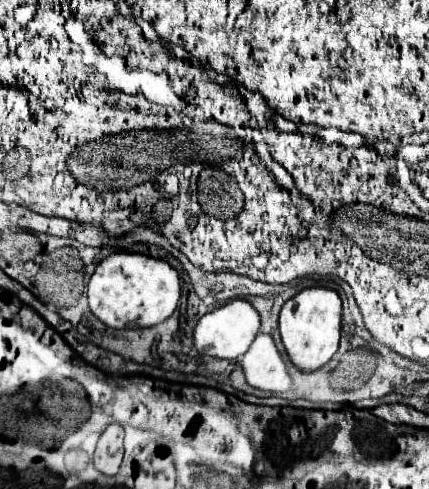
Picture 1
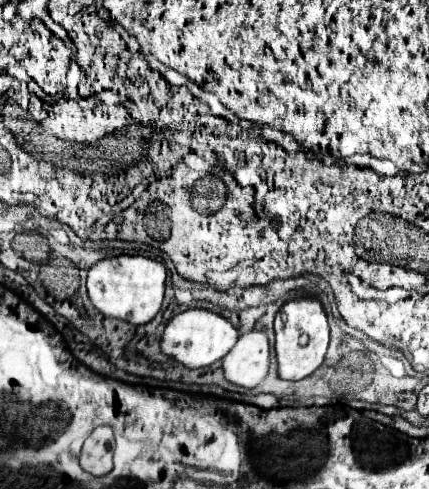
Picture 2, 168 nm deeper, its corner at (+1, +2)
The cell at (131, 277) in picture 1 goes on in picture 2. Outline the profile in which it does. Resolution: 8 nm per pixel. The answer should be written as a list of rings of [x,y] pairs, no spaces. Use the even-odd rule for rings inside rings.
[[[119,255],[97,261],[87,273],[87,291],[93,307],[105,317],[121,319],[131,325],[149,323],[161,309],[165,297],[167,269],[143,255]]]

